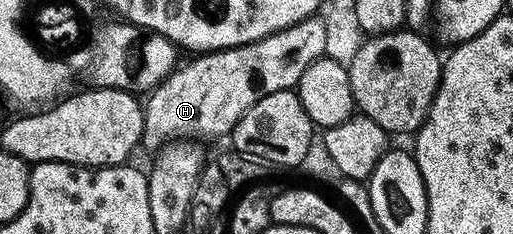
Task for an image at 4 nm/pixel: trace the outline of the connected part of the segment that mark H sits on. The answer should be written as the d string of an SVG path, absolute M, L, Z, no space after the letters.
M313 16L290 28L278 31L268 38L260 39L256 43L248 43L242 47L225 48L218 52L201 53L193 57L188 64L179 65L158 87L154 89L145 101L143 112L145 126L142 131L143 149L159 151L165 145L177 141L179 138L192 140L200 135L204 138L218 138L231 135L236 122L251 109L260 99L268 94L291 91L298 85L304 70L312 62L321 59L325 50L325 26L319 17Z

